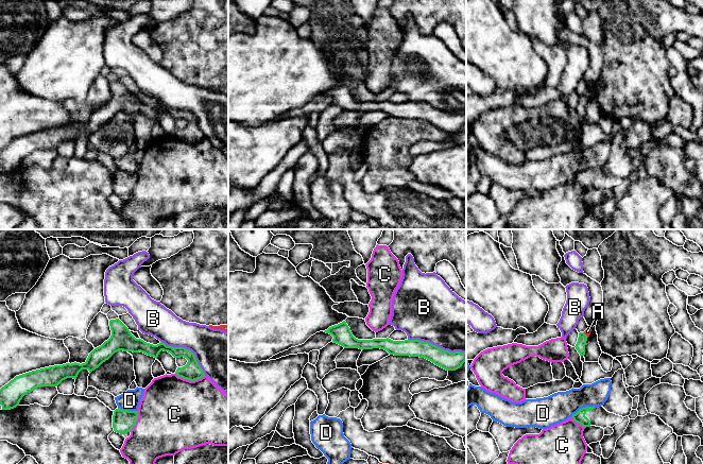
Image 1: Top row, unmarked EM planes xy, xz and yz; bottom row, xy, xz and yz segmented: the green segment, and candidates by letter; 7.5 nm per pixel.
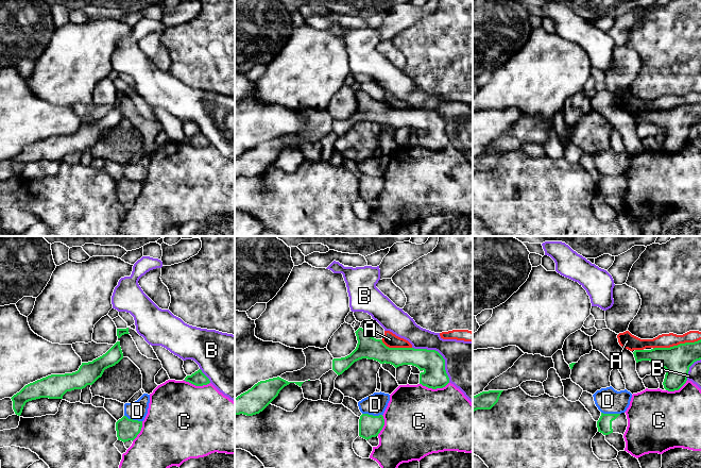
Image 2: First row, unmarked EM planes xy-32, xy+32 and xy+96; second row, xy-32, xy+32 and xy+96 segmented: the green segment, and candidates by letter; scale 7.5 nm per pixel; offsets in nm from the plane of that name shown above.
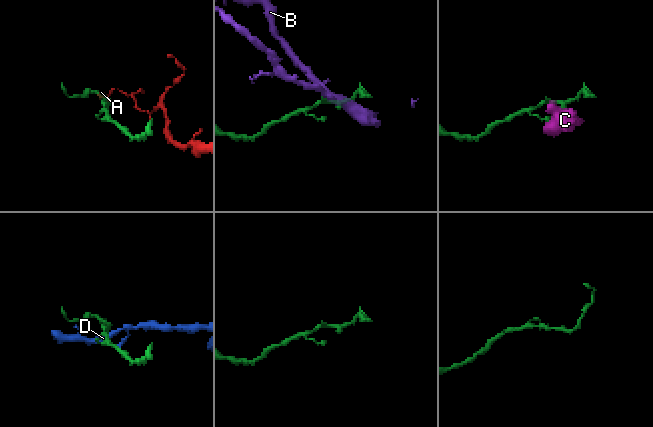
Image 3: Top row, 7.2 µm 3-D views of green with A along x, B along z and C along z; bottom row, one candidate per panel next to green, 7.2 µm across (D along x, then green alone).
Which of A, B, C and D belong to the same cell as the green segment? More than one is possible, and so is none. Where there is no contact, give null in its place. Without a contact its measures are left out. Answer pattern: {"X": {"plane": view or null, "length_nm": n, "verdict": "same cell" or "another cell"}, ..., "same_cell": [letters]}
{"A": {"plane": "yz", "length_nm": 50, "verdict": "another cell"}, "B": {"plane": "xz", "length_nm": 460, "verdict": "another cell"}, "C": {"plane": "xy", "length_nm": 220, "verdict": "another cell"}, "D": {"plane": "yz", "length_nm": 200, "verdict": "another cell"}, "same_cell": []}

